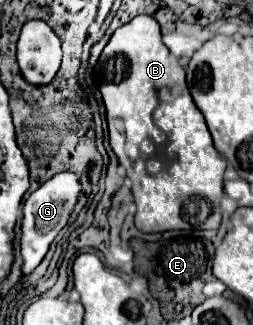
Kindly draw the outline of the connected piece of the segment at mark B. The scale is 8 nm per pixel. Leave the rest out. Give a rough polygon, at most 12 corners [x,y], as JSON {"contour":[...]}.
{"contour":[[152,16],[100,56],[138,230],[220,228],[226,158]]}

